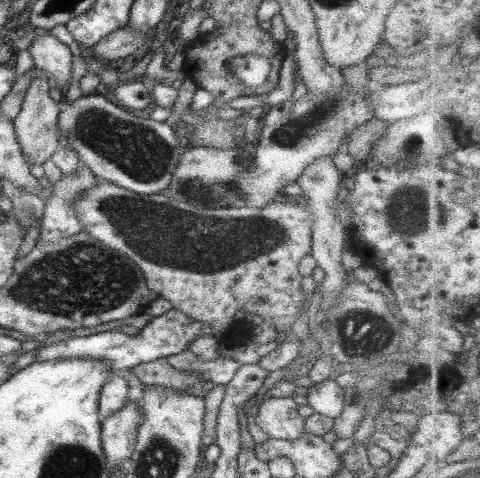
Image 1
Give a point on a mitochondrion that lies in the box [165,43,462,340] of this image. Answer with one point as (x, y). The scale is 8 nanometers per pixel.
(409, 212)

